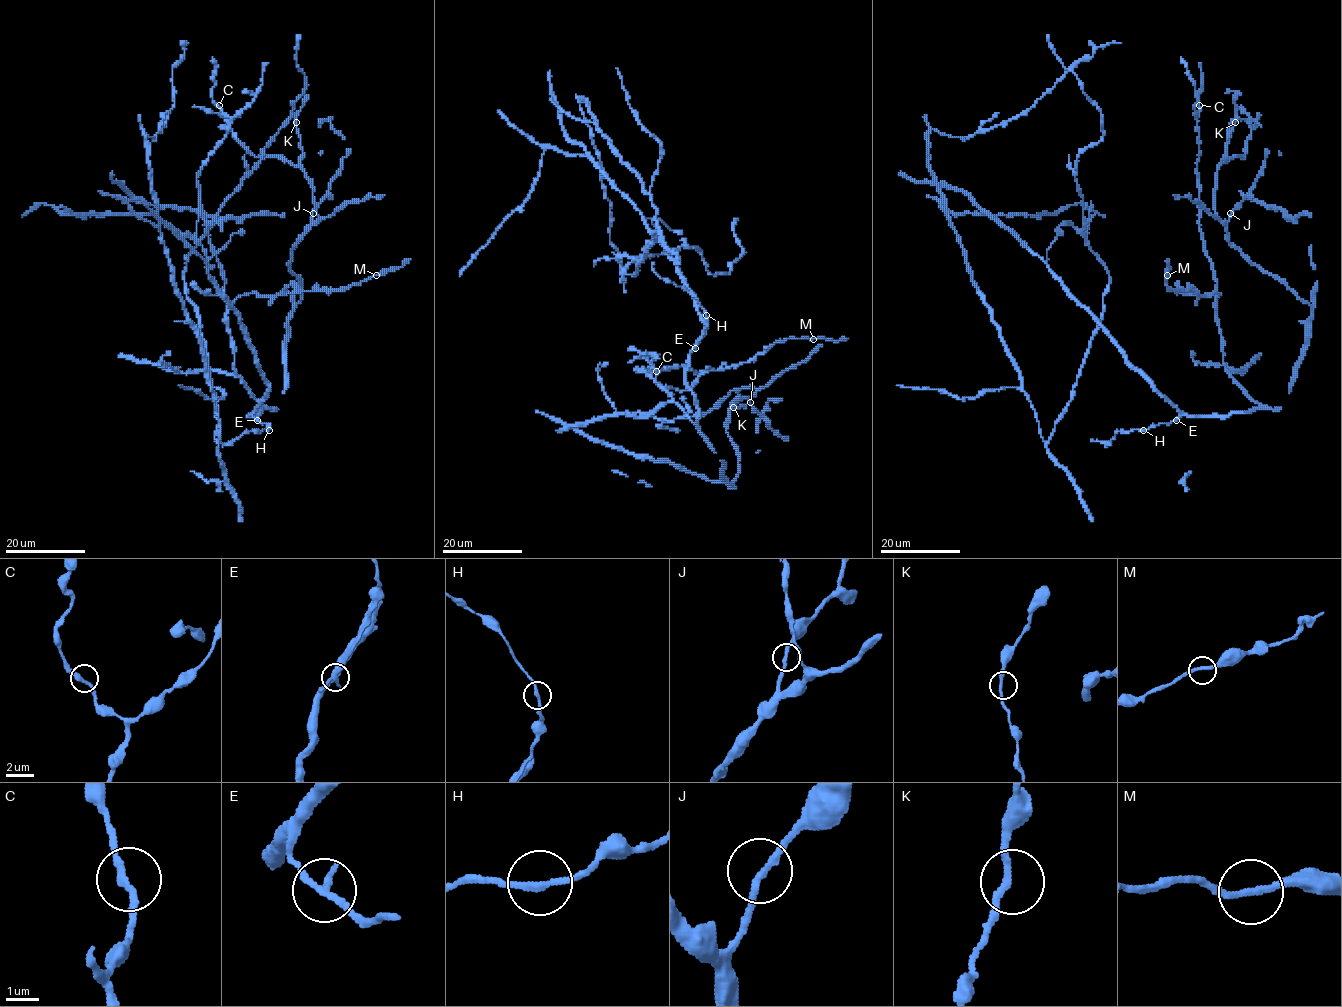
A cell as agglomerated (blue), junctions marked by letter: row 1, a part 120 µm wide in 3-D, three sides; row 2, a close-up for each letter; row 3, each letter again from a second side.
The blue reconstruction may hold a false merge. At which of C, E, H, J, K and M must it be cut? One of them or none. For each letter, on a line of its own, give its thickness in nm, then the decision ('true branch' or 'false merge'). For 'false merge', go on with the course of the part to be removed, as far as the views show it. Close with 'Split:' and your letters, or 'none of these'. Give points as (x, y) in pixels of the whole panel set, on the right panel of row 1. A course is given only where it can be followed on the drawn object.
C: 240 nm thick; true branch
E: 240 nm thick; true branch
H: 200 nm thick; true branch
J: 240 nm thick; true branch
K: 220 nm thick; true branch
M: 220 nm thick; true branch
Split: none of these

